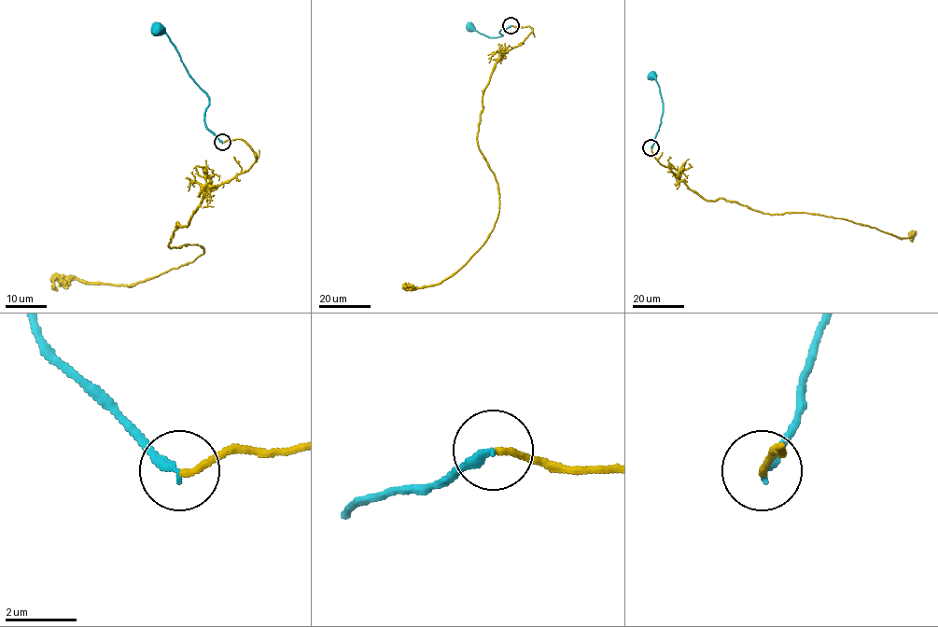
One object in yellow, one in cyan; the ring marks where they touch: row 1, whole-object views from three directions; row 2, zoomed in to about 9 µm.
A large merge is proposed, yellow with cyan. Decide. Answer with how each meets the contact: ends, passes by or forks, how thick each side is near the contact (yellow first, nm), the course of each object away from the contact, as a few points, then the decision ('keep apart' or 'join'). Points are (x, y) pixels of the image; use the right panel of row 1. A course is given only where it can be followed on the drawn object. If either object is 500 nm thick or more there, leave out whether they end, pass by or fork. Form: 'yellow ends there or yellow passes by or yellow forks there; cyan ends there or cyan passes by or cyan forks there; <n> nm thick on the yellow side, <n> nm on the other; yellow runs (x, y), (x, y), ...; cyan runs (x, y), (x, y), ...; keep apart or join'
yellow ends there; cyan ends there; 180 nm thick on the yellow side, 260 nm on the other; yellow runs (650, 146), (663, 165), (707, 201), (735, 201), (764, 214), (846, 219), (900, 238), (913, 234), (910, 239); cyan runs (650, 146), (663, 113), (659, 87), (652, 75); join

